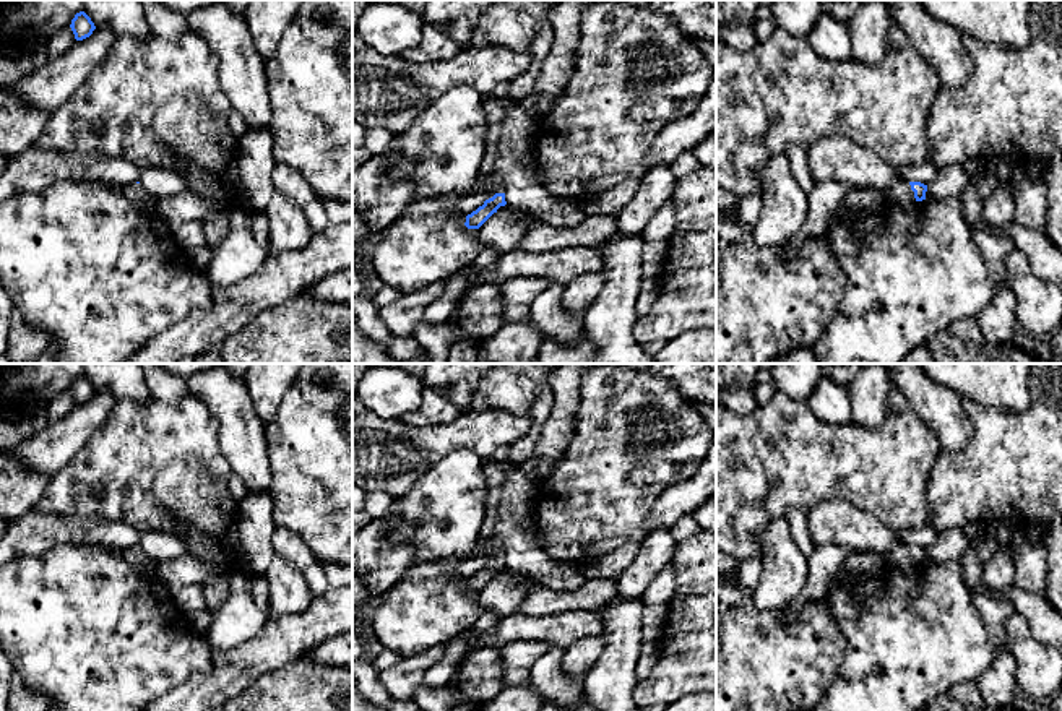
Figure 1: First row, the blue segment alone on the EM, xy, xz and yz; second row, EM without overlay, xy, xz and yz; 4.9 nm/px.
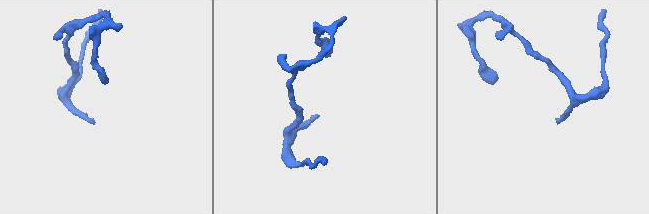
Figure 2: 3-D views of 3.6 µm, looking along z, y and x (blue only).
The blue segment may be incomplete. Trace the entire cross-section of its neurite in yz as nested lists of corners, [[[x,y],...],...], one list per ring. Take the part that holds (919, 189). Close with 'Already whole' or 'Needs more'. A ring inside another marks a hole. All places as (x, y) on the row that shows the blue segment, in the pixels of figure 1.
[[[898,180],[883,195],[893,205],[909,206],[916,201],[926,200],[927,185],[921,182]]]. Needs more

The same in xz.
[[[492,175],[492,187],[494,187],[494,196],[486,200],[482,206],[479,206],[476,211],[466,216],[464,226],[468,229],[479,229],[500,206],[505,206],[505,187],[503,182]]]. Needs more

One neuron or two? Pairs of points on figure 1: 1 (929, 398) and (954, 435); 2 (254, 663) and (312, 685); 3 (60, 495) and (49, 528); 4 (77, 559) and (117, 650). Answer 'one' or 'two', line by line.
1: one
2: two
3: two
4: one

